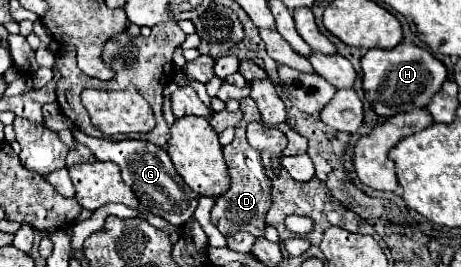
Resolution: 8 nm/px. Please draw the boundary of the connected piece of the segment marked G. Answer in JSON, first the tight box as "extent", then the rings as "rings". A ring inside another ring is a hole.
{"extent":[71,127,199,227],"rings":[[[75,127],[71,129],[71,132],[75,137],[75,141],[89,147],[91,153],[99,161],[113,161],[113,163],[119,165],[125,183],[135,191],[139,203],[149,207],[153,215],[159,215],[159,217],[167,219],[171,225],[177,225],[177,227],[181,227],[183,223],[187,223],[193,217],[193,211],[195,211],[195,207],[199,203],[199,195],[195,191],[191,191],[189,185],[185,185],[181,175],[175,171],[175,165],[171,163],[167,151],[163,151],[161,147],[155,147],[155,145],[151,145],[147,141],[133,141],[133,139],[107,141],[107,139],[89,137],[89,135],[81,133]],[[177,189],[183,191],[185,197],[173,197],[173,195],[177,195]]]}

